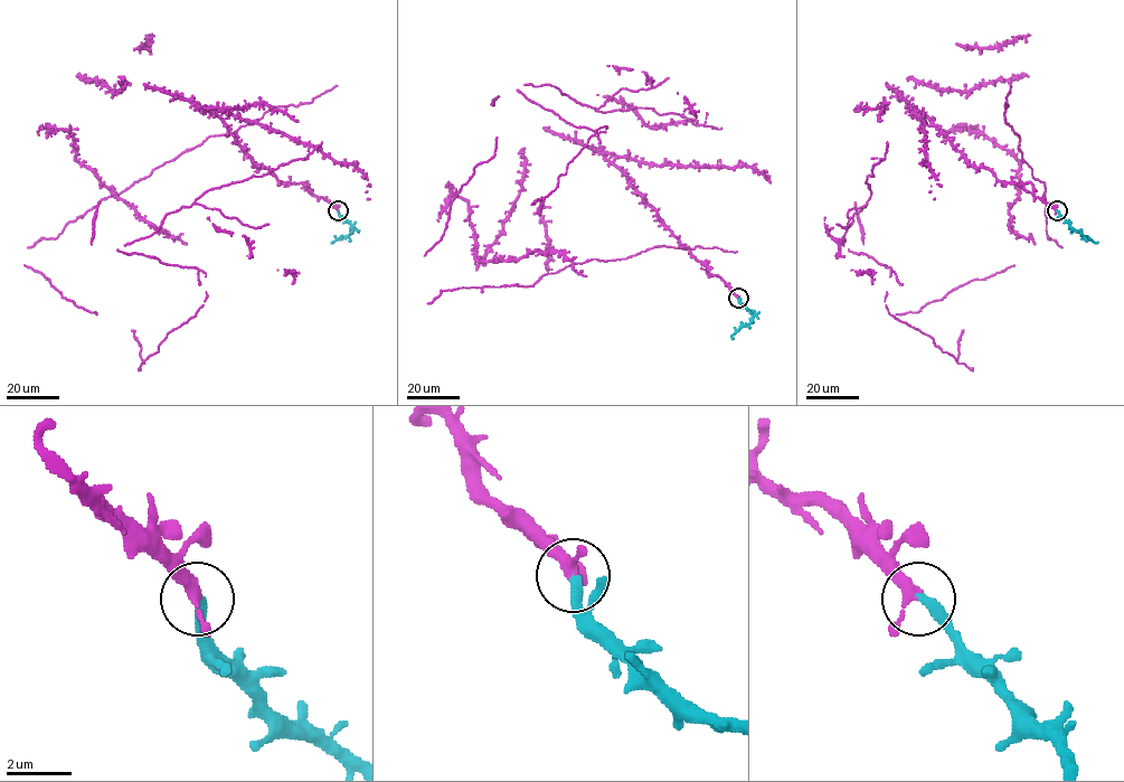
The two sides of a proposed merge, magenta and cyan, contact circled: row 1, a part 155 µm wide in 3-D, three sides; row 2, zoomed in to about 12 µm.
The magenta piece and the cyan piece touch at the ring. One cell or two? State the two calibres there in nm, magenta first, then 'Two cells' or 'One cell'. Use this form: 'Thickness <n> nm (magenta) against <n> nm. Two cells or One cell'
Thickness 280 nm (magenta) against 360 nm. One cell

